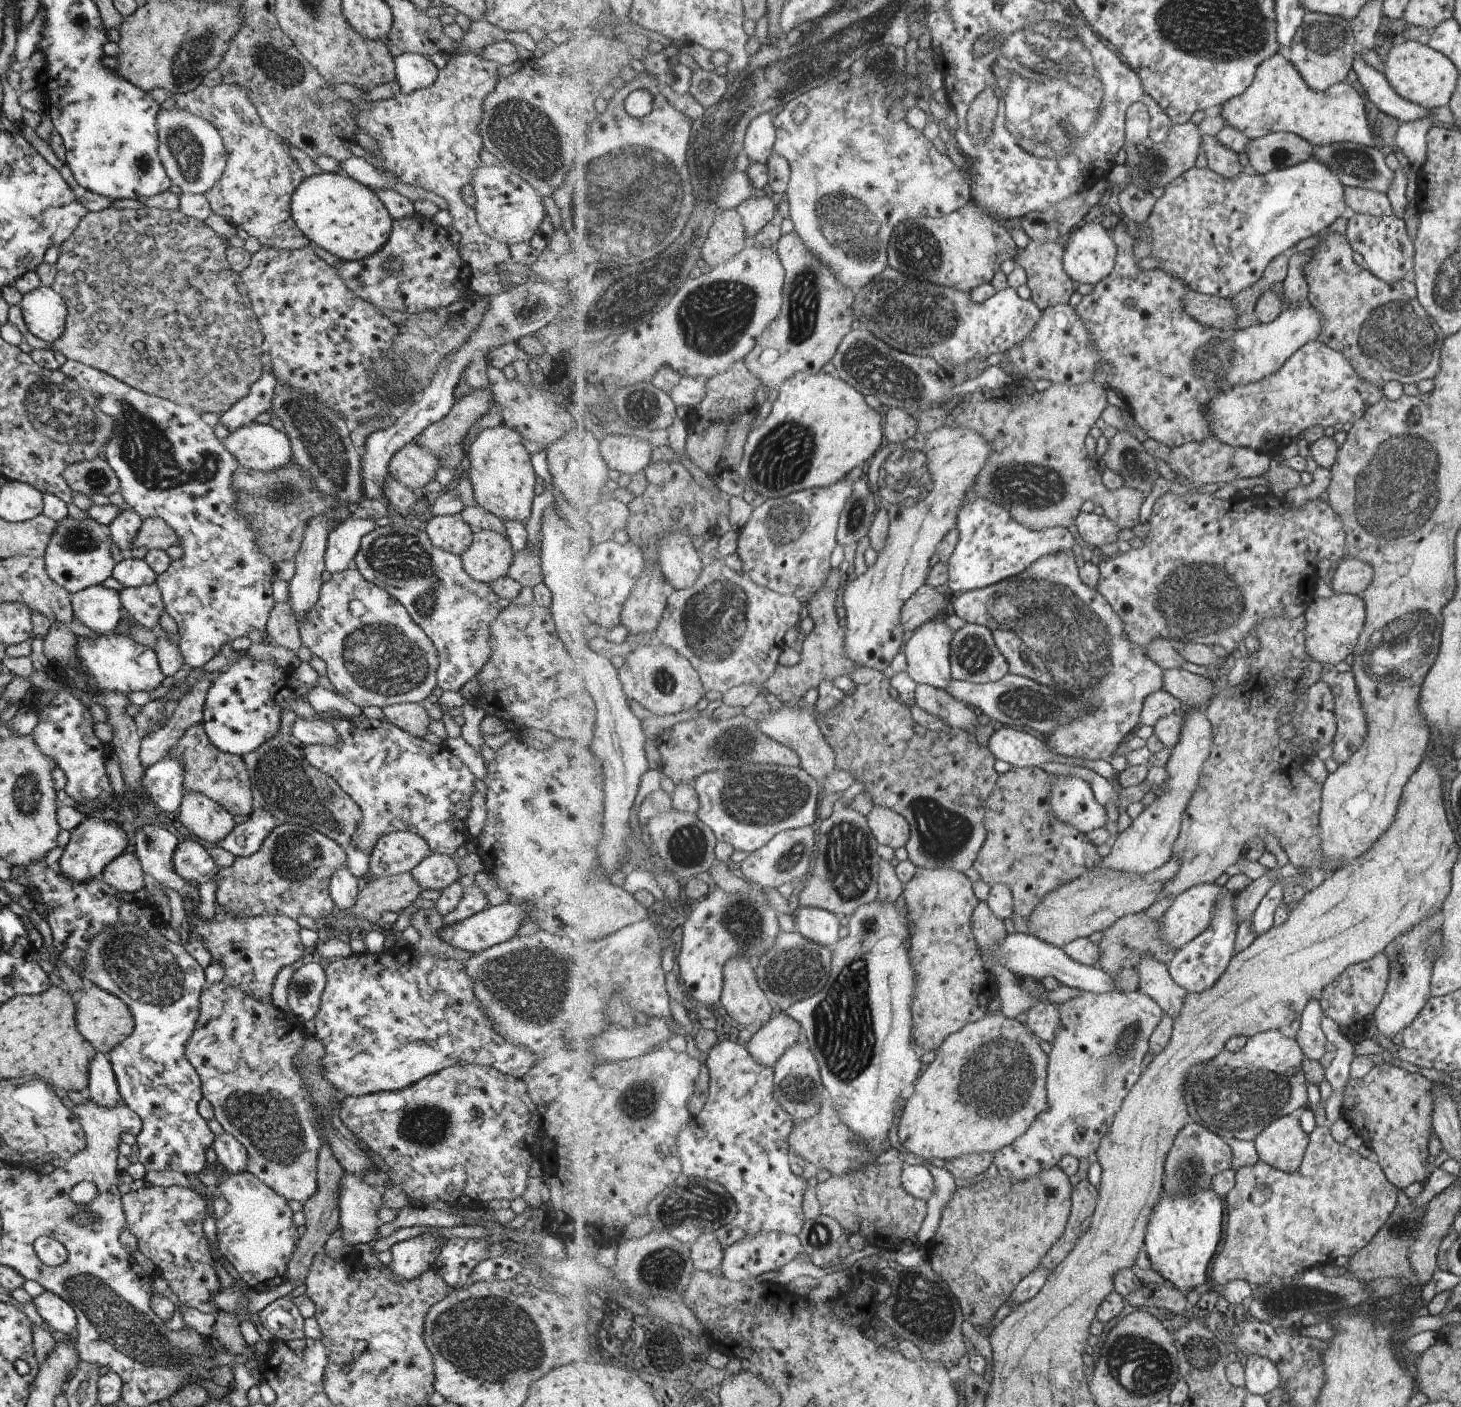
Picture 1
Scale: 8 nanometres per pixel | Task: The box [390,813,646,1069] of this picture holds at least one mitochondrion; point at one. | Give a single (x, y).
(527, 982)

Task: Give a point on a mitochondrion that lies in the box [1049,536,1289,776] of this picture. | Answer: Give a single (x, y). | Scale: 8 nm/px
(1205, 598)

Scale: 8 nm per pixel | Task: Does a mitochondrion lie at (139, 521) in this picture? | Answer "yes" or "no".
no

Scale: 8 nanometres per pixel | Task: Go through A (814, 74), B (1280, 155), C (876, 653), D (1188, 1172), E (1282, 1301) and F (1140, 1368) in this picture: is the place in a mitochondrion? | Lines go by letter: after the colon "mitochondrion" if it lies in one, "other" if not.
A: mitochondrion
B: mitochondrion
C: other
D: mitochondrion
E: mitochondrion
F: mitochondrion

